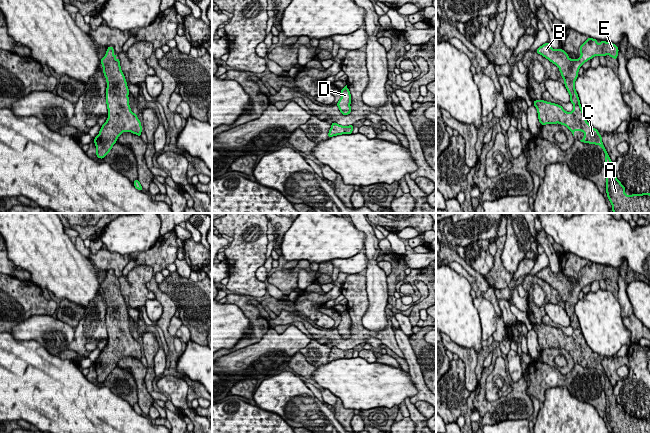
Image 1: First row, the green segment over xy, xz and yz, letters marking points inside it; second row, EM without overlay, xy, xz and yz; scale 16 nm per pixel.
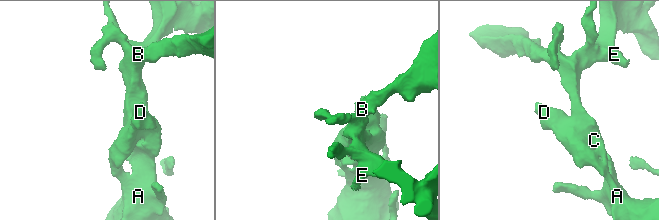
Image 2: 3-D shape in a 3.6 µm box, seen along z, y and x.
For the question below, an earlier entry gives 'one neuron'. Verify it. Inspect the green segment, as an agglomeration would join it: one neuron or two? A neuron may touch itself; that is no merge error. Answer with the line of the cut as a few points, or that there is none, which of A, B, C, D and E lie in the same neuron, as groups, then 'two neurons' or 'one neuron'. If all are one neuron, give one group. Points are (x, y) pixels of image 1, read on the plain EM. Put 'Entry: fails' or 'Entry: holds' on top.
Entry: holds
no cut | A B C D E | one neuron

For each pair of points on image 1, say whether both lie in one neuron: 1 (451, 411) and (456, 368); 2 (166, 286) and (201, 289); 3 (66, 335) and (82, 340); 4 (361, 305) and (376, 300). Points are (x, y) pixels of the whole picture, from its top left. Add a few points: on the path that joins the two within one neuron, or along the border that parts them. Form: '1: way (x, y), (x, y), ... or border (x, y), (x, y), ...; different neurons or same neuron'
1: way (451, 400), (451, 385), (454, 379); same neuron
2: way (175, 286), (179, 289), (192, 289); same neuron
3: border (75, 328), (74, 339), (67, 345); different neurons
4: border (366, 280), (368, 308), (362, 318), (363, 326); different neurons

